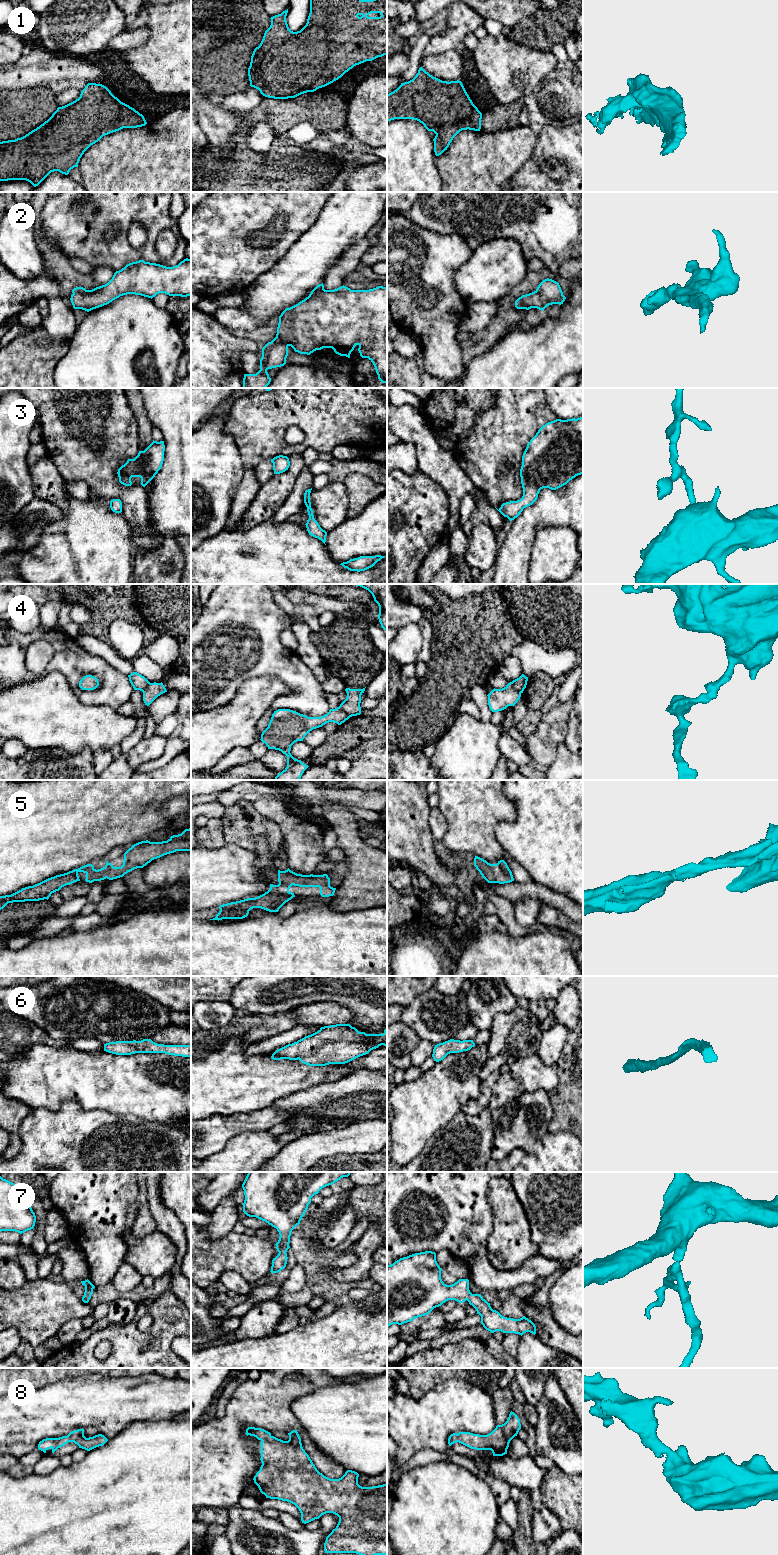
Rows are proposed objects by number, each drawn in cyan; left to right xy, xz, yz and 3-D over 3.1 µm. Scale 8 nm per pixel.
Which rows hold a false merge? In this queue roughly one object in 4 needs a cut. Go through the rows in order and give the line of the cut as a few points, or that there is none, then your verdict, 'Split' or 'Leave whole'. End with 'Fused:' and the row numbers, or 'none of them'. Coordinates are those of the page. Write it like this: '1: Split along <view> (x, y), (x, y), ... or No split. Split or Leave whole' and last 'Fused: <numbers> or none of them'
1: No split. Leave whole
2: No split. Leave whole
3: No split. Leave whole
4: Split along xz (339, 706), (350, 716). Split
5: No split. Leave whole
6: No split. Leave whole
7: No split. Leave whole
8: No split. Leave whole
Fused: 4

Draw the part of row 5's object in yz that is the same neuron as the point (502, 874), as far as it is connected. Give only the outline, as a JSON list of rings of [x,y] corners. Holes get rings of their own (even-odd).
[[[475,856],[474,866],[488,883],[510,883],[514,881],[511,870],[504,860],[497,864],[490,864],[486,860]]]

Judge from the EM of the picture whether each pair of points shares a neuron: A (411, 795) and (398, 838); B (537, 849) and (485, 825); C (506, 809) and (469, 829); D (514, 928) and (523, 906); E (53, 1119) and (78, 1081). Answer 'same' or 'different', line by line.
A: same
B: different
C: same
D: different
E: different

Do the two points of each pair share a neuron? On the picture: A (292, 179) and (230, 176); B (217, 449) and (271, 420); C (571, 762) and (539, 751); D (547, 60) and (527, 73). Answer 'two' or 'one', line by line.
A: one
B: two
C: two
D: one

